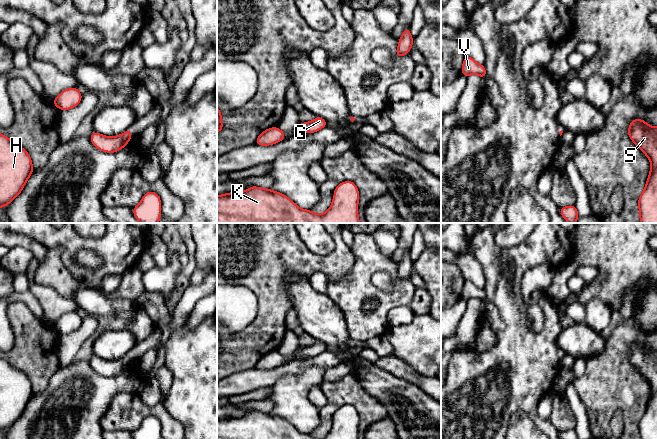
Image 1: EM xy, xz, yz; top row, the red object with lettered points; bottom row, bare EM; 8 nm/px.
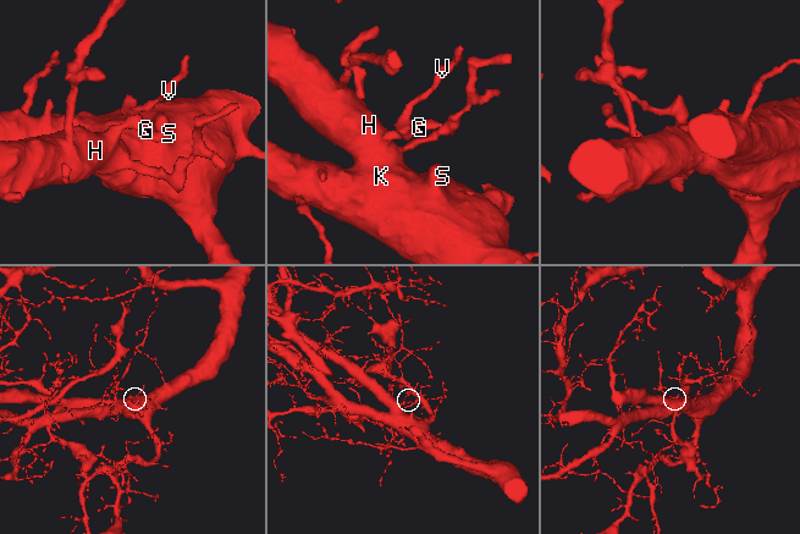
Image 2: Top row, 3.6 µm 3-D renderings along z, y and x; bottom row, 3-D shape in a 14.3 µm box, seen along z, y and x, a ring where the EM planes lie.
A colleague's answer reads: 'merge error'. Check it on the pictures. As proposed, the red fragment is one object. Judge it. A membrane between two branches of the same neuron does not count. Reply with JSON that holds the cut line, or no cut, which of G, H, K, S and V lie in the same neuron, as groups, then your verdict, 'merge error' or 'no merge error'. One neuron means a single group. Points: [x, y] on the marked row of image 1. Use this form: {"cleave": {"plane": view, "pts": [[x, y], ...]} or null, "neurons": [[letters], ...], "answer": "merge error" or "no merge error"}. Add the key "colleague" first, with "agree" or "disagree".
{"colleague": "disagree", "cleave": null, "neurons": [["G", "H", "K", "S", "V"]], "answer": "no merge error"}

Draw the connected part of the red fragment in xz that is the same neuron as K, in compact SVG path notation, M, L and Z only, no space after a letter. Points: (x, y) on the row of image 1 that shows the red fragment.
M344 181L335 188L332 205L324 214L299 208L282 193L252 186L243 192L217 196L217 223L360 223L359 191L354 182Z

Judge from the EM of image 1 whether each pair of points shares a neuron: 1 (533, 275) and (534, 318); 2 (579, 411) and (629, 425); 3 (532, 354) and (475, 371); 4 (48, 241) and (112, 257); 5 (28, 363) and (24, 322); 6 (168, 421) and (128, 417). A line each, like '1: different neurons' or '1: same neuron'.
1: same neuron
2: different neurons
3: same neuron
4: same neuron
5: same neuron
6: same neuron

